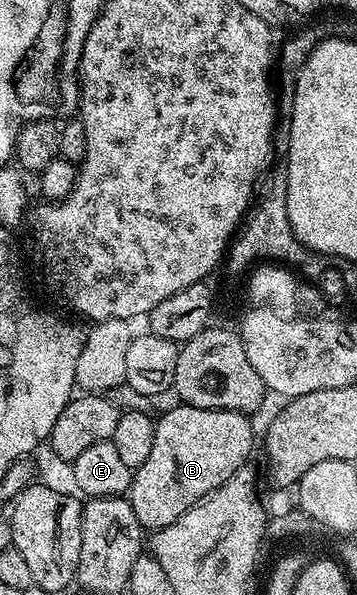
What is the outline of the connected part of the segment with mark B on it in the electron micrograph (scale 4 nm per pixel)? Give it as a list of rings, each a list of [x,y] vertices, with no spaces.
[[[174,404],[174,407],[154,424],[152,436],[152,453],[148,460],[133,471],[130,479],[128,497],[136,520],[140,520],[143,531],[162,530],[168,524],[180,520],[188,508],[192,508],[202,498],[207,498],[212,491],[220,488],[242,466],[247,465],[250,449],[254,446],[254,430],[250,427],[251,419],[235,410],[209,410],[192,408],[185,404]]]

